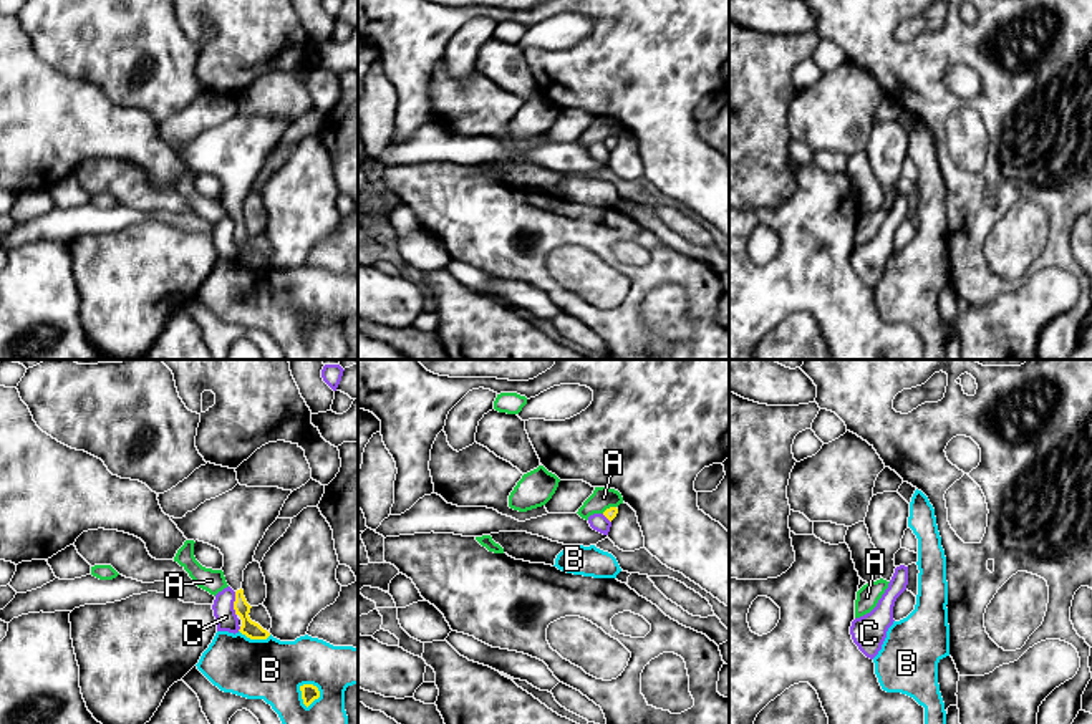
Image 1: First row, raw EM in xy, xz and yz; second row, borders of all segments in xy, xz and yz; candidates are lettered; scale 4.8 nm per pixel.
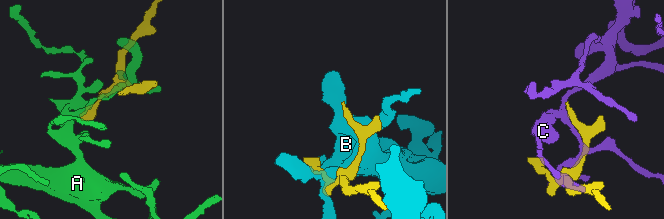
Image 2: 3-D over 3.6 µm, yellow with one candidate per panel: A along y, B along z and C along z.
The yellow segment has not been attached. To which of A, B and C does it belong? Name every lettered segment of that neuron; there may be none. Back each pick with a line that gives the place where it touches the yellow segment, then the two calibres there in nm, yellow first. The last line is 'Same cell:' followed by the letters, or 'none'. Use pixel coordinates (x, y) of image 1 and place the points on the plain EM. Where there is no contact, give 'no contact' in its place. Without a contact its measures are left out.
Same cell: none

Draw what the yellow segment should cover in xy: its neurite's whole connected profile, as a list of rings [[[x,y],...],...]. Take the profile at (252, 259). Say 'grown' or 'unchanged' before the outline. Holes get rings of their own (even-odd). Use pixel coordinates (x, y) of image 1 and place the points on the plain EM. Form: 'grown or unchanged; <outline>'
grown; [[[247,116],[205,129],[182,147],[171,149],[187,169],[199,169],[220,179],[224,205],[235,220],[234,239],[240,245],[240,262],[250,268],[267,268],[270,262],[252,250],[250,234],[242,219],[244,199],[254,191],[255,179],[267,157],[277,149],[292,119],[278,116]]]

